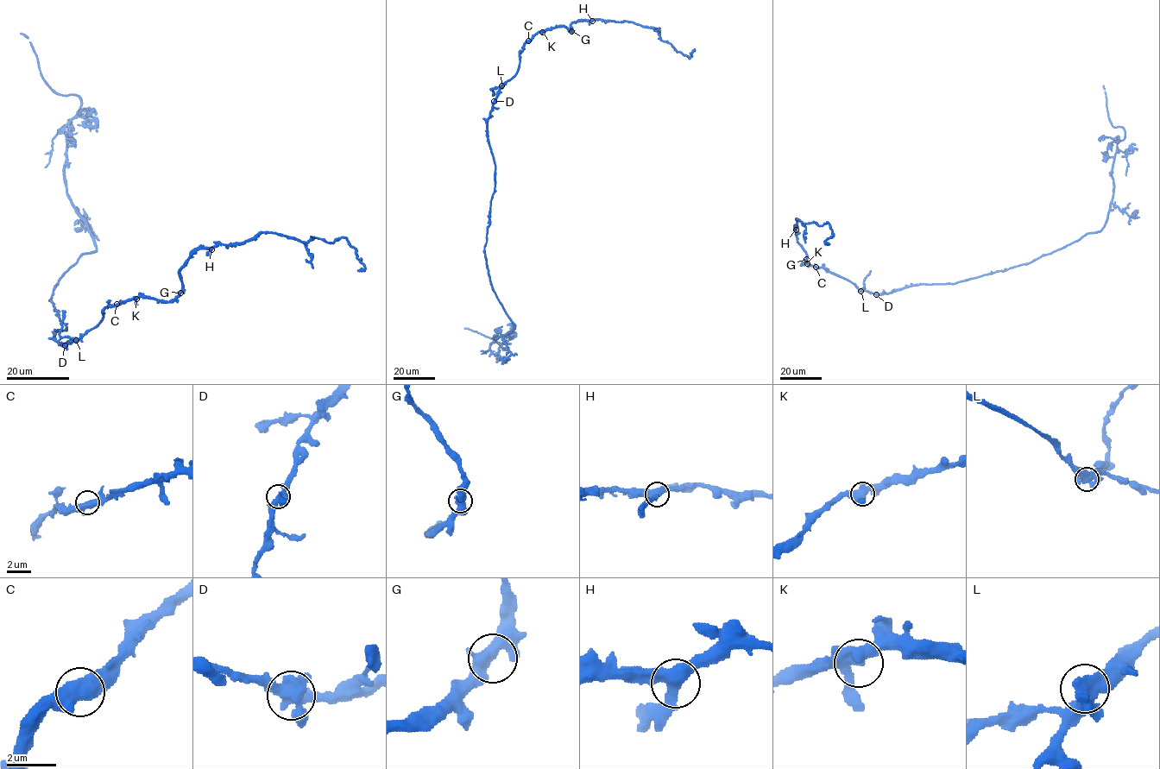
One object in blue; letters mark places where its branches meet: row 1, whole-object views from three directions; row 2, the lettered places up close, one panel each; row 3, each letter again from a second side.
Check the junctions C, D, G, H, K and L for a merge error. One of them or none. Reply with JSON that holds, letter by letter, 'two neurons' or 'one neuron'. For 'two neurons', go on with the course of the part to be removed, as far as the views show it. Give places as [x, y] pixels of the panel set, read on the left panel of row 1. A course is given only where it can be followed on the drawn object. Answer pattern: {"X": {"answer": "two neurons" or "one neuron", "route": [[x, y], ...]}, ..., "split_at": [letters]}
{"C": {"answer": "one neuron"}, "D": {"answer": "one neuron"}, "G": {"answer": "one neuron"}, "H": {"answer": "one neuron"}, "K": {"answer": "one neuron"}, "L": {"answer": "one neuron"}, "split_at": []}

